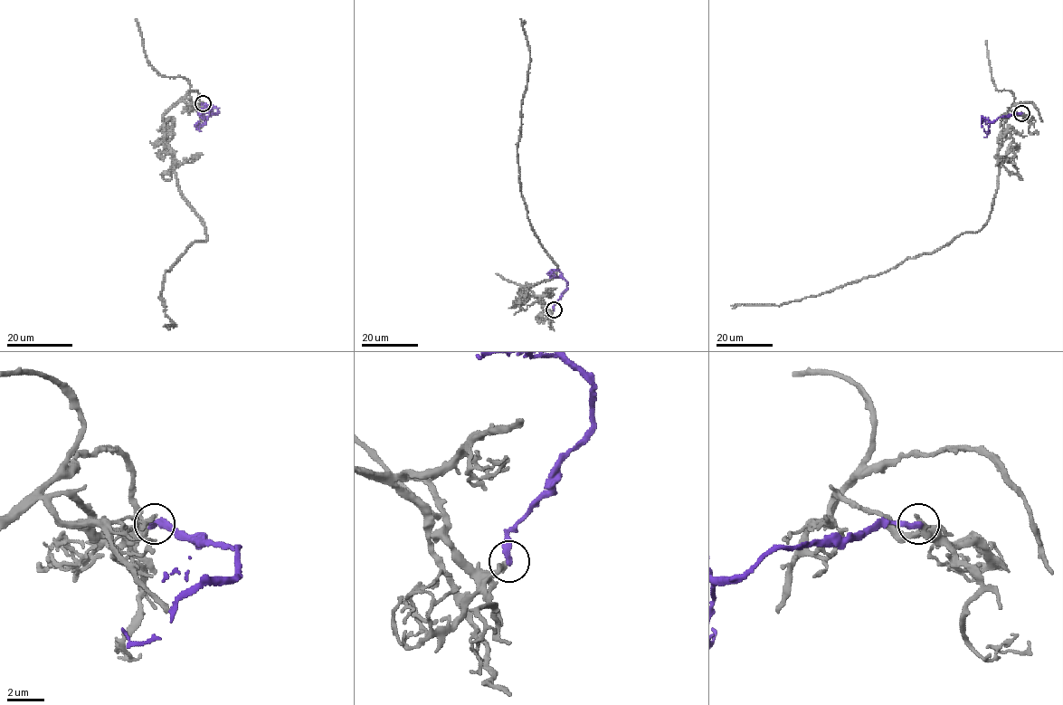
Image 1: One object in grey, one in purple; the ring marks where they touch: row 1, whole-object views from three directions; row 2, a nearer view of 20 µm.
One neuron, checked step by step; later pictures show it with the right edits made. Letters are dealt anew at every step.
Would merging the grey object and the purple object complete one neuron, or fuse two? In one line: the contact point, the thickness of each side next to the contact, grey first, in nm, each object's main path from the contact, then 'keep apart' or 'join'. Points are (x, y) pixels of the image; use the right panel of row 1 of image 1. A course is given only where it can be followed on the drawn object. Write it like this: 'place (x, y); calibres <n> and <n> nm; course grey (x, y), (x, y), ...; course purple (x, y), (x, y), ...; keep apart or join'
place (1021, 113); calibres 280 and 340 nm; course grey (1021, 113), (1009, 109), (998, 144), (998, 188), (990, 216), (980, 229), (821, 293), (778, 306), (731, 305); course purple (1021, 113), (998, 118), (989, 123), (987, 133), (983, 128); keep apart

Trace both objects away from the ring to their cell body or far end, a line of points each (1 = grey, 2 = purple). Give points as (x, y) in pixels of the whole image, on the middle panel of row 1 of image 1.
1: (554, 309), (520, 290), (553, 278), (557, 268), (527, 220), (521, 194), (517, 151), (529, 66), (520, 19)
2: (554, 309), (554, 304), (566, 289), (567, 282), (561, 277), (551, 277), (547, 274), (550, 271)

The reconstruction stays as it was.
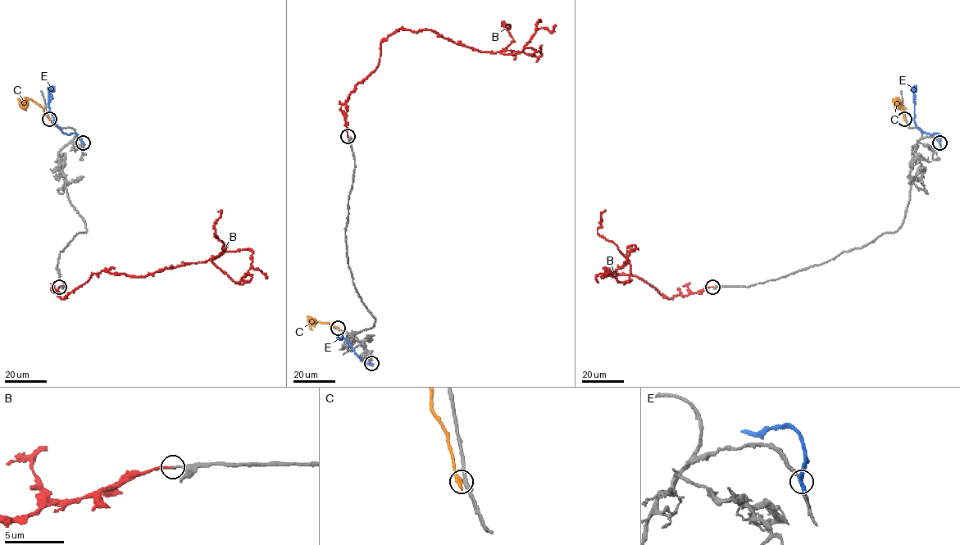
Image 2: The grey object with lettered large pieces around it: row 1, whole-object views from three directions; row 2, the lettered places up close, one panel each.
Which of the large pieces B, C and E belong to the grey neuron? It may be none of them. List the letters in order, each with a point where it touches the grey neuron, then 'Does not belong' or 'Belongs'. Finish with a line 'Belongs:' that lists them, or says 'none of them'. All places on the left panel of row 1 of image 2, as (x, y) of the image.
B: Touches grey at (59, 287). Belongs
C: Touches grey at (49, 119). Does not belong
E: Touches grey at (83, 143). Does not belong
Belongs: B

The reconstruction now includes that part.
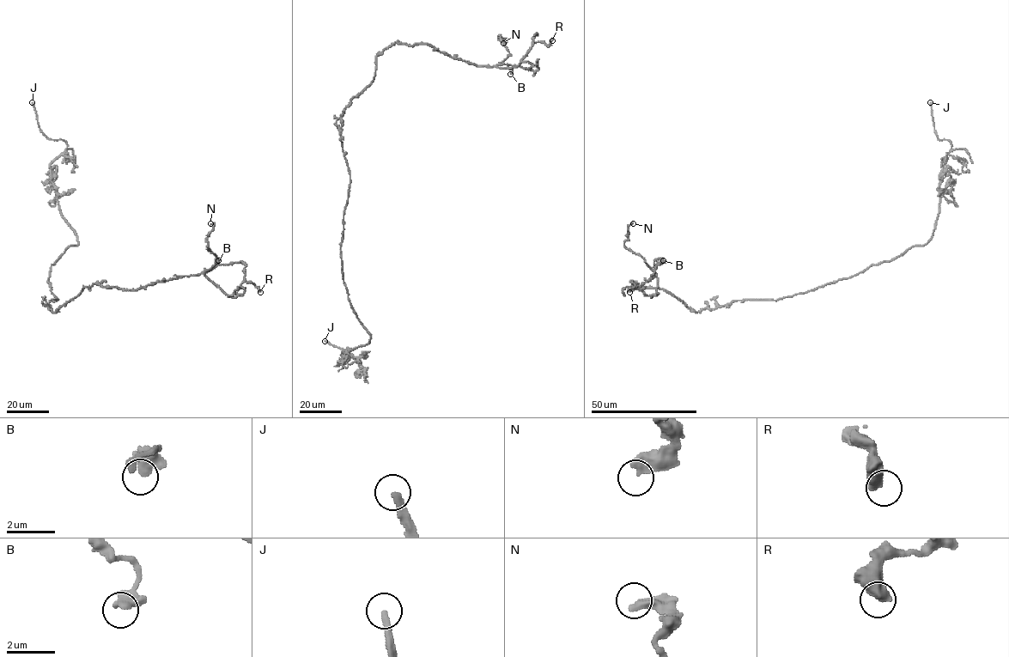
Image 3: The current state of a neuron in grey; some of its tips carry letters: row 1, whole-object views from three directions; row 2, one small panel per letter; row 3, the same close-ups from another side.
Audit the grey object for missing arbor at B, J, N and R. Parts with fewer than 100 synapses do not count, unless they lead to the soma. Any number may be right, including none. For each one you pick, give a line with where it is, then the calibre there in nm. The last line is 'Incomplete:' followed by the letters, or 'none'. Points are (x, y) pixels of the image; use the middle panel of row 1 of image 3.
J: (325, 341) | 300 nm
Incomplete: J

